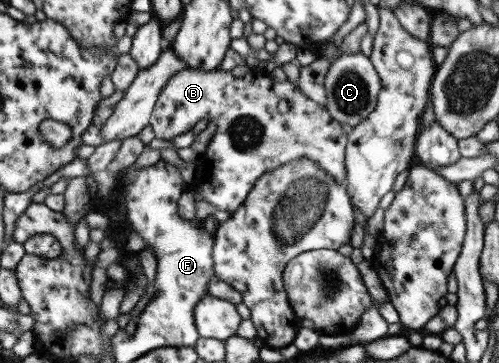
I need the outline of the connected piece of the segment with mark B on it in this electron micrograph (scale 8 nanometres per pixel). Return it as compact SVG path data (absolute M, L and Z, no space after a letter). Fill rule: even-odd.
M184 69L178 70L158 93L152 109L149 125L154 133L154 143L158 140L172 140L176 135L182 134L199 120L205 119L207 122L214 121L216 130L214 136L210 138L210 168L212 172L206 174L206 180L198 189L202 201L215 206L222 212L236 211L246 199L250 188L254 182L268 170L274 170L282 164L306 156L310 158L320 170L324 170L336 184L342 184L345 178L344 150L346 146L347 134L343 133L339 122L334 120L324 107L317 102L312 102L304 96L290 82L274 82L266 76L252 76L245 74L235 78L230 72L220 69L216 71L203 72L200 70ZM286 102L287 112L282 112Z

